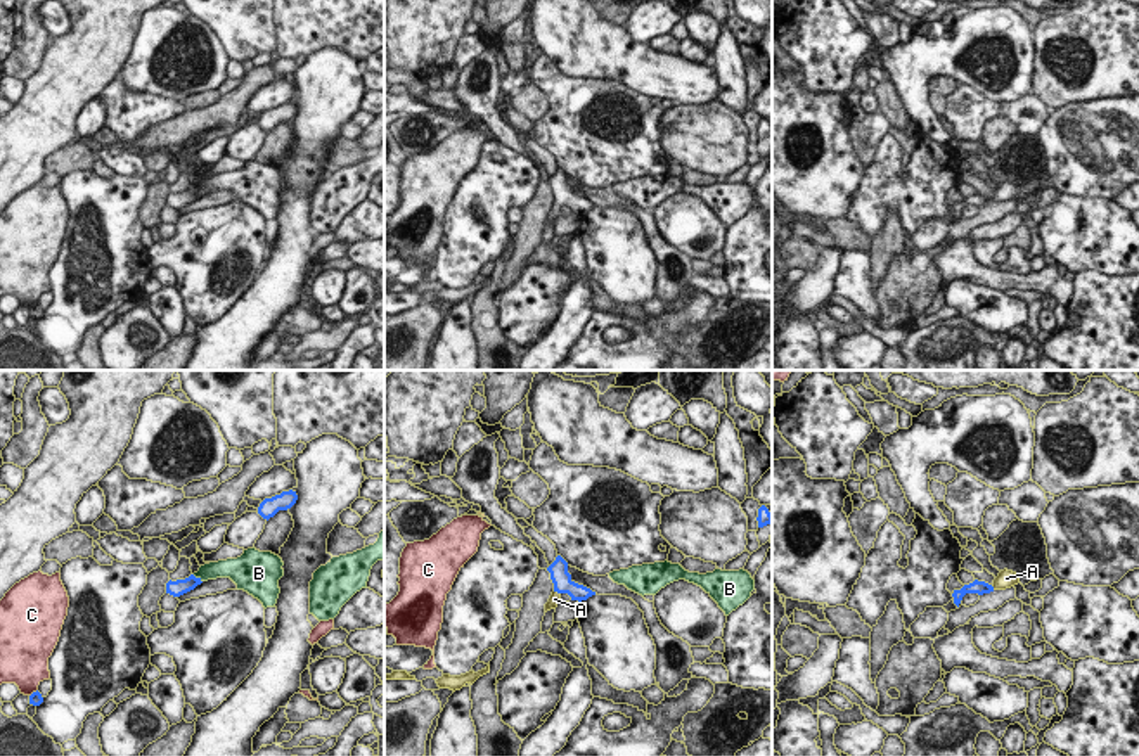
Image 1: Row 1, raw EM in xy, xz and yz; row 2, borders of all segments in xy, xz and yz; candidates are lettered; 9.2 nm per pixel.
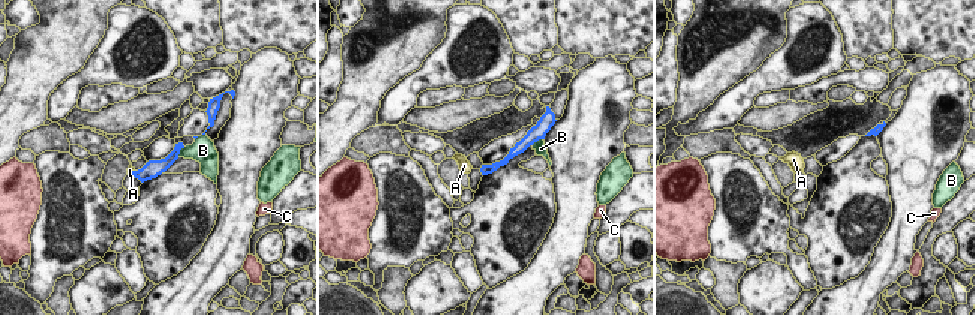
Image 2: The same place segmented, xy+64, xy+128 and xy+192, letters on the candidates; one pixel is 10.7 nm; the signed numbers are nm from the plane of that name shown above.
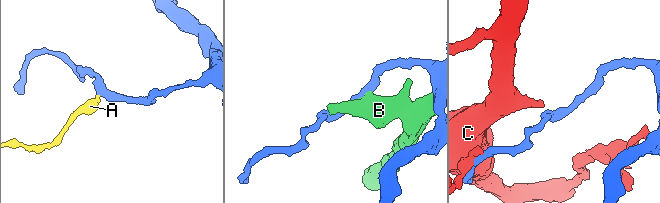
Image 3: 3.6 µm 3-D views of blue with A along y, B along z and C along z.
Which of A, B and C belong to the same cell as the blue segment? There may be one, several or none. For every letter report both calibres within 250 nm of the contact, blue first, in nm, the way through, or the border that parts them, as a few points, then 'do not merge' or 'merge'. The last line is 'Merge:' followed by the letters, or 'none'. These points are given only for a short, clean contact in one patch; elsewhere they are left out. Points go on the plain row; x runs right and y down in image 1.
A: 180 nm thick on the blue side, 100 nm on the other; runs through xz (561, 191), (558, 205), (554, 211); merge
B: 140 nm thick on the blue side, 160 nm on the other; do not merge
C: 120 nm thick on the blue side, 380 nm on the other; do not merge
Merge: A

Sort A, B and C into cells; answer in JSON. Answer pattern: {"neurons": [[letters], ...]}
{"neurons": [["A"], ["B"], ["C"]]}

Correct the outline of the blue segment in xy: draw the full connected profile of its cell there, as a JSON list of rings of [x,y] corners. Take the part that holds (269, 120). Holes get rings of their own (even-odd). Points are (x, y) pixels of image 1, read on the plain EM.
[[[289,102],[289,104],[282,104],[280,107],[275,107],[272,111],[265,111],[260,119],[258,119],[258,126],[263,131],[270,131],[273,130],[279,123],[287,123],[291,121],[298,112],[296,104]]]

